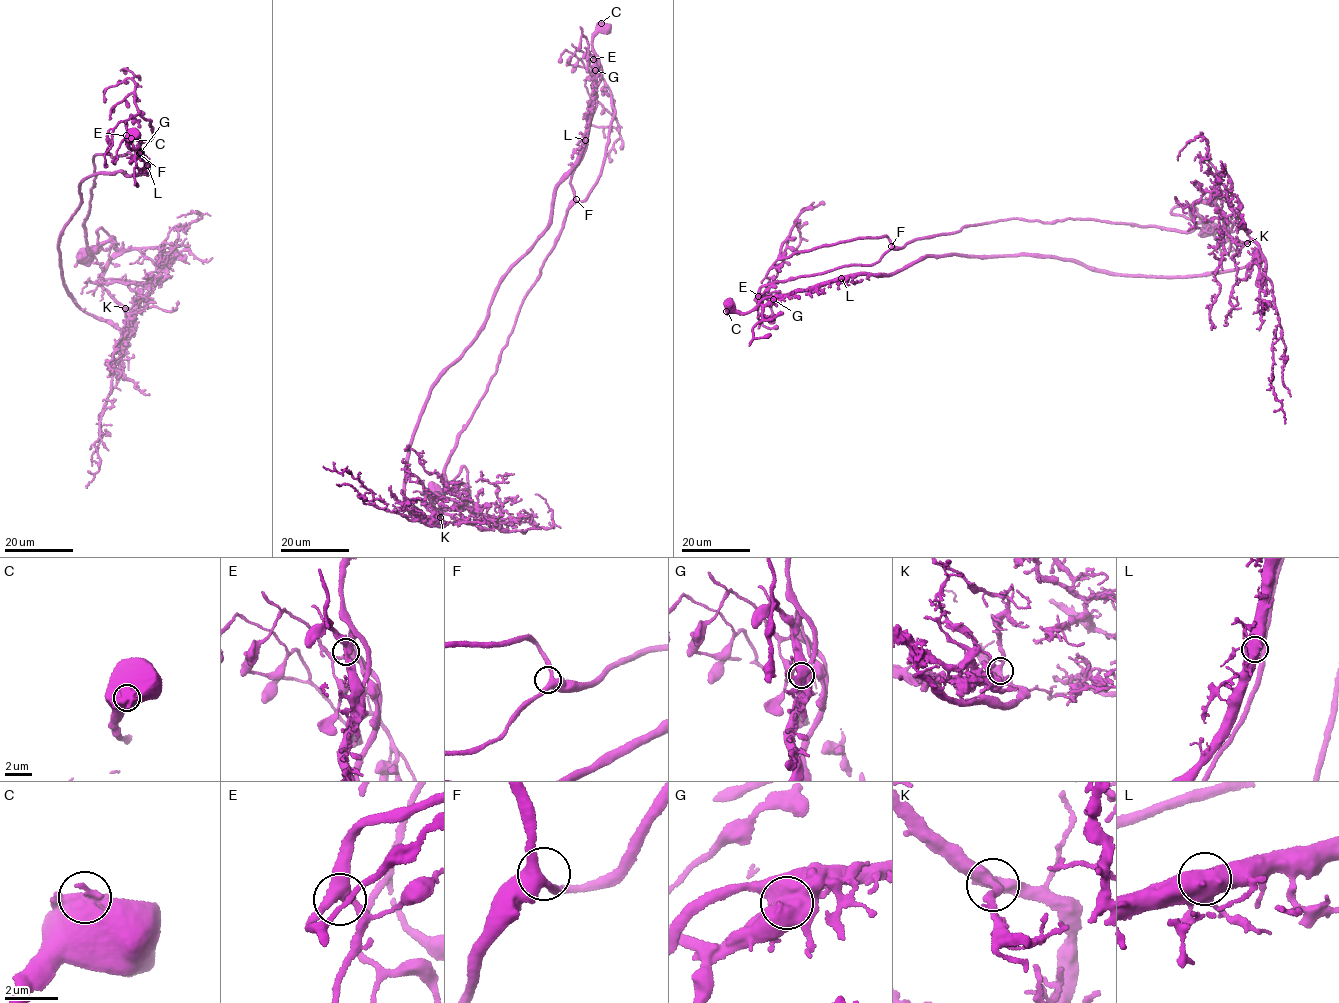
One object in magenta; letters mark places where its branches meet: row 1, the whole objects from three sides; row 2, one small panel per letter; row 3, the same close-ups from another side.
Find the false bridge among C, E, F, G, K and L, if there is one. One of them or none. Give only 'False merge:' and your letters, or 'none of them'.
False merge: G

